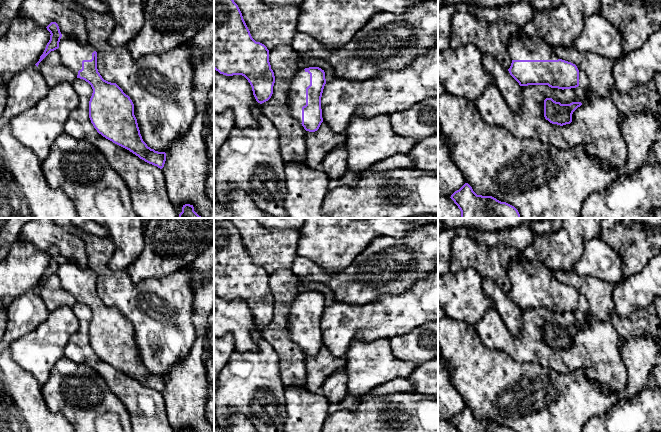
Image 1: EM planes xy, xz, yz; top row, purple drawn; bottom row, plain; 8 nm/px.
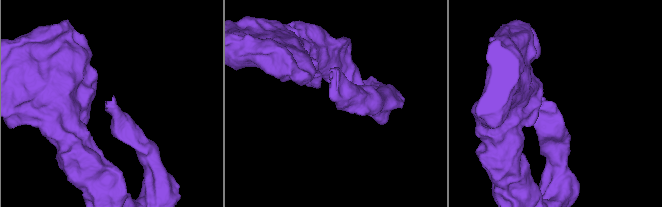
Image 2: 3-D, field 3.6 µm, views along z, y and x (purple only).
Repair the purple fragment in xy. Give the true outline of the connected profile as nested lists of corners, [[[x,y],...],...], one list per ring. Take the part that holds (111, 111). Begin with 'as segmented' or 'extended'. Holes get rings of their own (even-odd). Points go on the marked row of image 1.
extended | [[[51,22],[46,28],[51,34],[50,40],[35,65],[38,67],[51,51],[58,49],[62,63],[93,89],[89,101],[89,118],[97,132],[145,162],[162,169],[166,153],[151,149],[143,141],[132,100],[116,83],[102,78],[97,69],[95,48],[74,36],[62,35],[56,22]]]

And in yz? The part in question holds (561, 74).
extended | [[[520,31],[511,38],[508,52],[512,58],[508,71],[520,86],[548,85],[551,88],[562,90],[579,86],[579,70],[577,66],[562,60],[554,49],[542,39],[527,37]]]

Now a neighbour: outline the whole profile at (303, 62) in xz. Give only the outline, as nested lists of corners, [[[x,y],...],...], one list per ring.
[[[298,54],[297,66],[298,70],[309,67],[321,68],[325,72],[326,81],[330,81],[335,77],[335,71],[333,67],[329,65],[327,62],[316,58],[303,57],[302,55]]]

